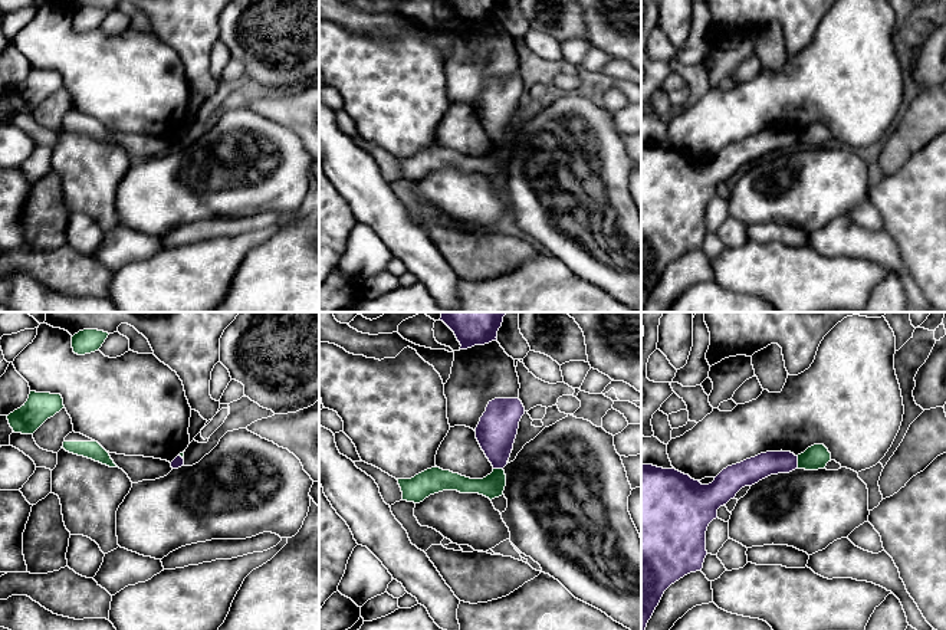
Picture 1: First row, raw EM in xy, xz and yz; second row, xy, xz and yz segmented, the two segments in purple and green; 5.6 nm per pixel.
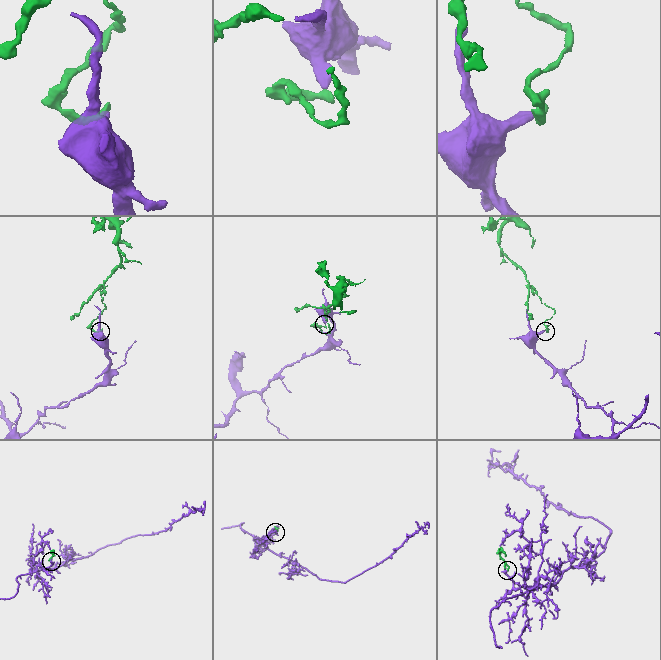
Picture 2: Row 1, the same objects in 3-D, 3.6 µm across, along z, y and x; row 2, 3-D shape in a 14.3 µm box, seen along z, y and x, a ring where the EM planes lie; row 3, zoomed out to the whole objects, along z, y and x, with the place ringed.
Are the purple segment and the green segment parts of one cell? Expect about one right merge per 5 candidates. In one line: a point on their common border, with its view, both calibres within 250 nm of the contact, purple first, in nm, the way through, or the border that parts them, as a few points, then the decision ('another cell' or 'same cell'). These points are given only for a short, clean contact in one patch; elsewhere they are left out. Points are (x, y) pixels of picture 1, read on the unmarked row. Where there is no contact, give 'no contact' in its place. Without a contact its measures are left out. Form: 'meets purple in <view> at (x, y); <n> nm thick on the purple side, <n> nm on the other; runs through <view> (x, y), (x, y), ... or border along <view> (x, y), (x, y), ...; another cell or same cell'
meets purple in yz at (797, 140); 140 nm thick on the purple side, 140 nm on the other; border along yz (797, 134), (798, 145); another cell

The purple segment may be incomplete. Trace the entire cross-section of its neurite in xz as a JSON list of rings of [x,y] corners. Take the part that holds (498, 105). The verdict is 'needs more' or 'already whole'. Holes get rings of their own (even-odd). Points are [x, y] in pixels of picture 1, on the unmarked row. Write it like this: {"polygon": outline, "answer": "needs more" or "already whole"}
{"polygon": [[[495,76],[476,105],[476,117],[493,147],[503,147],[510,135],[525,85],[519,76]]], "answer": "already whole"}

